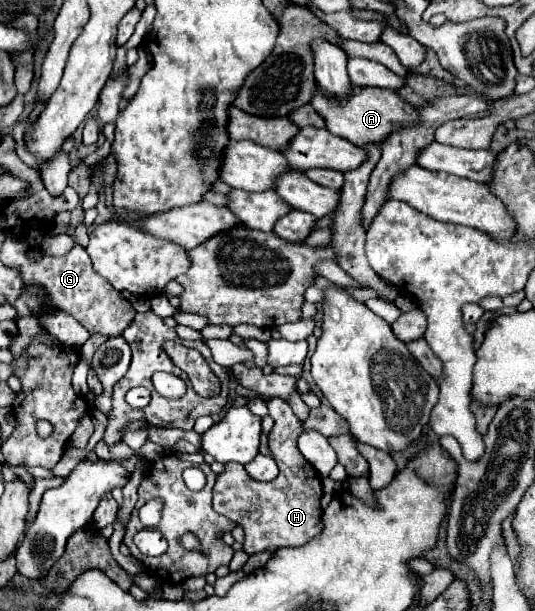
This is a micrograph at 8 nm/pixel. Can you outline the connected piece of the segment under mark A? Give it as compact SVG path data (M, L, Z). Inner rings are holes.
M351 84L345 96L333 98L327 92L323 92L319 86L311 98L311 106L317 108L319 116L325 118L327 130L333 132L335 136L341 136L357 146L369 144L369 142L381 142L397 124L409 124L417 120L417 114L411 104L403 102L393 90L385 88L359 88Z

